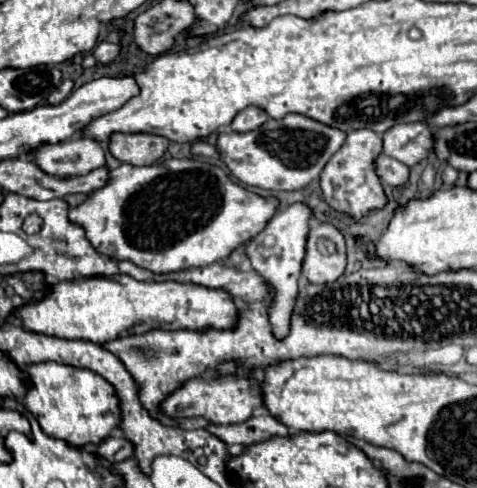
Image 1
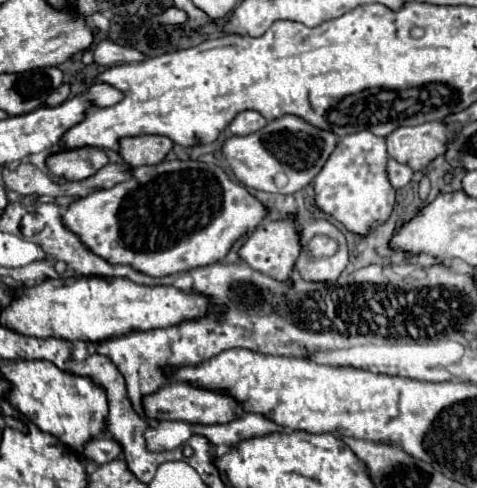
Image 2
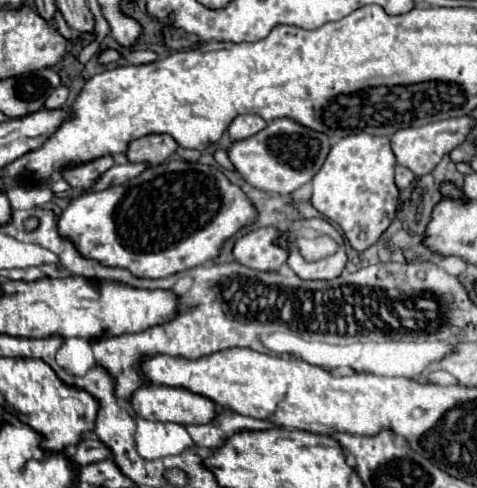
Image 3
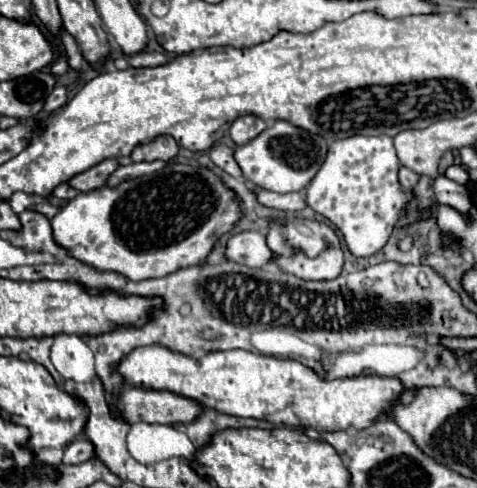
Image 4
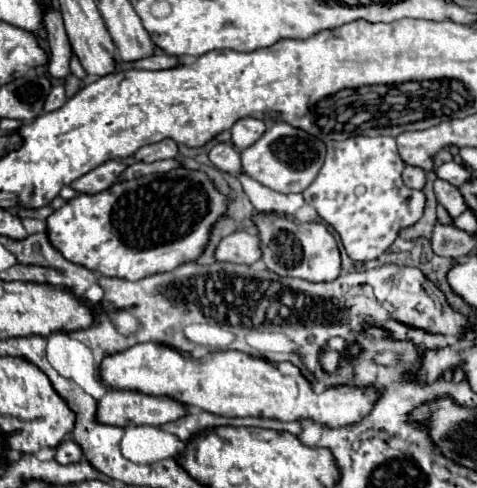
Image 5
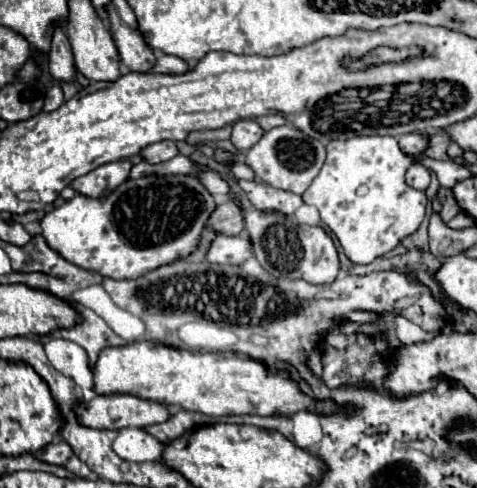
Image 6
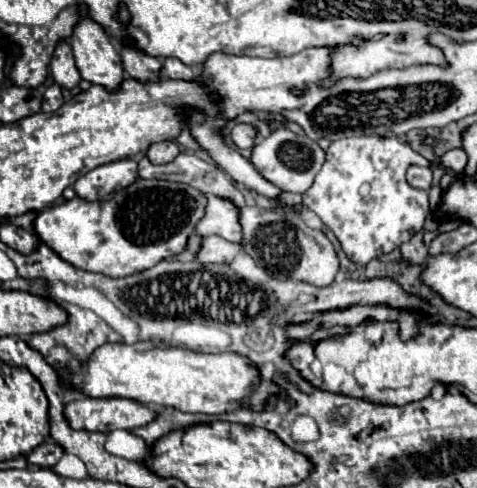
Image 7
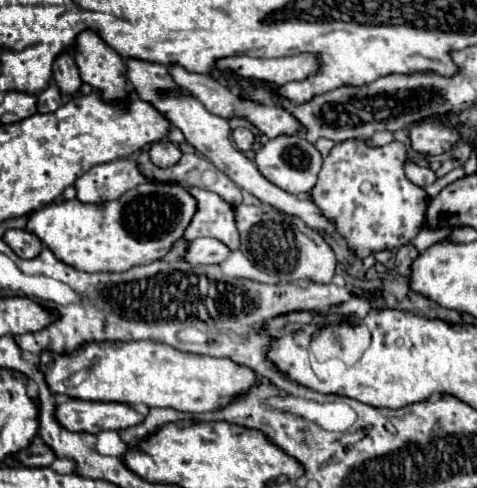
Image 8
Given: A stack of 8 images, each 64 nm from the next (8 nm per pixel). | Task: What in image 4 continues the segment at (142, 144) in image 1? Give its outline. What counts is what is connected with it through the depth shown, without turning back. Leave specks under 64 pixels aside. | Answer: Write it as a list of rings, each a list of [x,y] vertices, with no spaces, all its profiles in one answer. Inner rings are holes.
[[[160,136],[150,144],[136,146],[132,152],[134,162],[154,162],[154,160],[172,160],[178,154],[178,144],[172,136]]]

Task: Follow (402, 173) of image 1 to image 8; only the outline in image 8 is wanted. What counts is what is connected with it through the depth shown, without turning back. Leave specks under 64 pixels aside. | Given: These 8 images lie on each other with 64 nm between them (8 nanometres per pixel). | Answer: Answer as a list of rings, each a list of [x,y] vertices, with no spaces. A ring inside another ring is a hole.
[[[406,164],[406,178],[410,182],[414,182],[416,186],[428,186],[434,184],[438,180],[438,176],[434,174],[434,170],[430,170],[428,166],[416,166],[416,164]]]

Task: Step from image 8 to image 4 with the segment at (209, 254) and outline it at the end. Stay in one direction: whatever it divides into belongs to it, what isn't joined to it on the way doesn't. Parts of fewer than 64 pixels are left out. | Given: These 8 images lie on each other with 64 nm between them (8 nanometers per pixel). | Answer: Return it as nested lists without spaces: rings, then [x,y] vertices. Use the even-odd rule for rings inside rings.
[[[240,232],[230,236],[226,242],[226,254],[228,260],[250,266],[250,268],[260,268],[262,264],[272,260],[272,252],[266,246],[266,238],[260,232]]]

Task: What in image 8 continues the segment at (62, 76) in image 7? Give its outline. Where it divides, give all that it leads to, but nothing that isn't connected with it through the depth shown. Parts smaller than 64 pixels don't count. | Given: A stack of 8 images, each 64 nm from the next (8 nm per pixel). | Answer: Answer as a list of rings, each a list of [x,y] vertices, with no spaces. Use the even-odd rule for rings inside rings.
[[[64,52],[56,58],[56,62],[54,62],[54,84],[66,96],[72,96],[80,90],[82,80],[80,80],[72,52]]]

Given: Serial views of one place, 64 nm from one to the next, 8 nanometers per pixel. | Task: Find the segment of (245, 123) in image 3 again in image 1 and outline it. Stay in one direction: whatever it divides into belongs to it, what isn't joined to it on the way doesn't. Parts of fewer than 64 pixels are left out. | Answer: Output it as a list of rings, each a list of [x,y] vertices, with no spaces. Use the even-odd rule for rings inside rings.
[[[248,106],[248,108],[244,108],[242,112],[236,114],[236,118],[232,120],[230,128],[234,132],[250,132],[250,130],[260,128],[260,124],[264,124],[266,120],[268,120],[268,116],[266,116],[266,112],[262,108]]]

